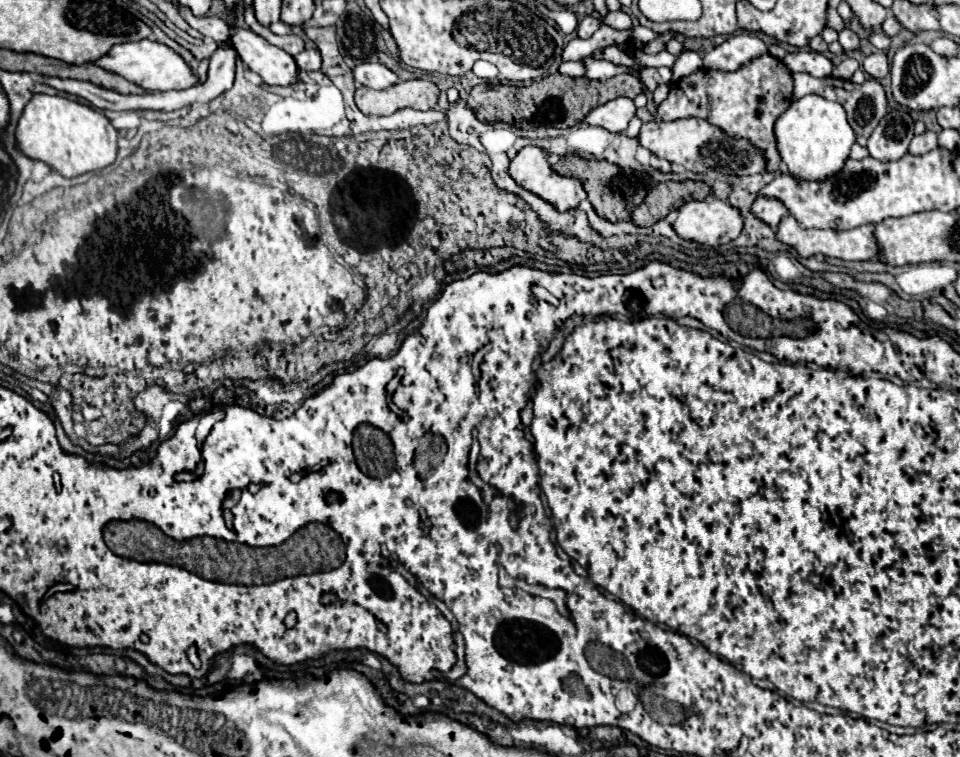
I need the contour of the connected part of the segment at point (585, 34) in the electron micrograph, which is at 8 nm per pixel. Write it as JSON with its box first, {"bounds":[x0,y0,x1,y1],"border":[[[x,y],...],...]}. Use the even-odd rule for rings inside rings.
{"bounds":[578,16,600,38],"border":[[[586,16],[580,24],[578,24],[578,38],[590,38],[598,28],[600,28],[600,20],[596,20],[596,18],[592,18],[592,16]]]}

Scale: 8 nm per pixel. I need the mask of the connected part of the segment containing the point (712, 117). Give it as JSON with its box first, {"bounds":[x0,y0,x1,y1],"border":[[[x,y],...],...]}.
{"bounds":[658,54,792,172],"border":[[[762,54],[750,60],[746,66],[734,72],[700,68],[684,80],[670,86],[668,98],[658,106],[658,116],[666,122],[680,118],[704,118],[710,124],[722,128],[730,136],[742,136],[752,140],[754,146],[766,152],[768,172],[778,170],[780,152],[776,148],[774,122],[788,110],[792,102],[792,74],[782,60]]]}

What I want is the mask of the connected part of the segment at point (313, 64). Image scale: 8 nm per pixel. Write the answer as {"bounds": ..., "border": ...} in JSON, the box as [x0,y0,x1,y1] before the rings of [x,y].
{"bounds":[294,48,322,72],"border":[[[316,48],[302,50],[302,52],[300,52],[300,54],[296,54],[294,58],[296,58],[296,64],[298,64],[300,72],[320,70],[320,66],[322,66],[322,58],[320,58],[320,52],[318,52]]]}

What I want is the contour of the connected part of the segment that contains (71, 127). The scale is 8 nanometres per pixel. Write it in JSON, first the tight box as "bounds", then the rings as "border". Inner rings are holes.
{"bounds":[16,96,118,178],"border":[[[32,96],[18,122],[16,140],[26,156],[46,162],[52,170],[66,178],[102,170],[110,166],[118,154],[118,130],[110,124],[110,120],[96,108],[64,96]]]}

